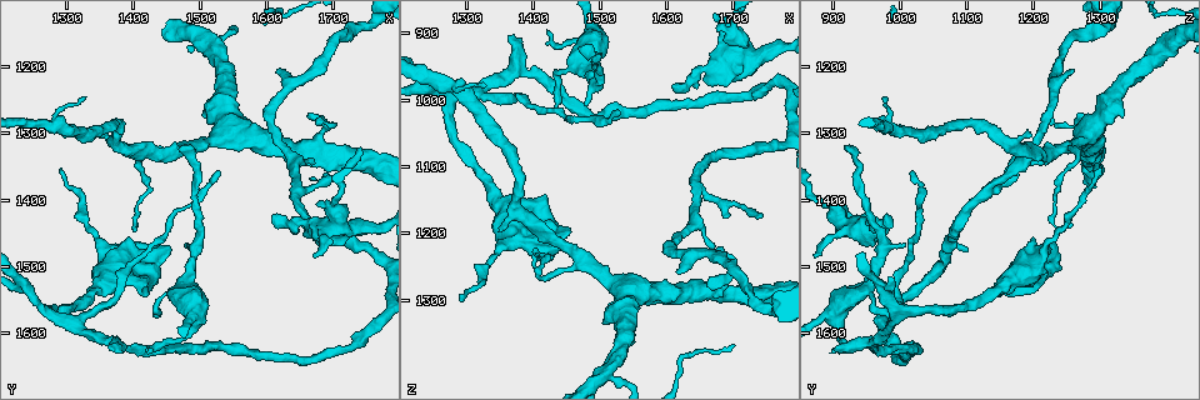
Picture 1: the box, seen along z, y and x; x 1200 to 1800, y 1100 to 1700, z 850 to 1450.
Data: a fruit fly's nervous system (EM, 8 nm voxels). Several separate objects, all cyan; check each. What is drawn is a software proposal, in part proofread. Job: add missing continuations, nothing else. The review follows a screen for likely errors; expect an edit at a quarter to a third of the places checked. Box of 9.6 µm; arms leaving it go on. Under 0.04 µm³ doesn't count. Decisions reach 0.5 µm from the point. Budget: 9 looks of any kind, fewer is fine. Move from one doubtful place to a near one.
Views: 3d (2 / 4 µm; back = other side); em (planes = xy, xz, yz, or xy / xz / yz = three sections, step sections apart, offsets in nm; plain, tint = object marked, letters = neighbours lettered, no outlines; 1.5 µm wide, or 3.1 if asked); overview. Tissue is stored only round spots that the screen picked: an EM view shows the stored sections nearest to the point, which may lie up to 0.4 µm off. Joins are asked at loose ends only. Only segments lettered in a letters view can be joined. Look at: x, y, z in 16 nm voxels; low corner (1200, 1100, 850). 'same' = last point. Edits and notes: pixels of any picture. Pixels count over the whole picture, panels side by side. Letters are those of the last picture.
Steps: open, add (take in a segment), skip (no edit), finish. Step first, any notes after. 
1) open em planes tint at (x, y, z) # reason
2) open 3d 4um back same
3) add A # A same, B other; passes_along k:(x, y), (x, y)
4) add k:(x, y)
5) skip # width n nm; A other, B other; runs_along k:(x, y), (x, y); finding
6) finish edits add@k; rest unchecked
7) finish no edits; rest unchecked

open em planes letters at (1475, 1320, 920) # tapers out

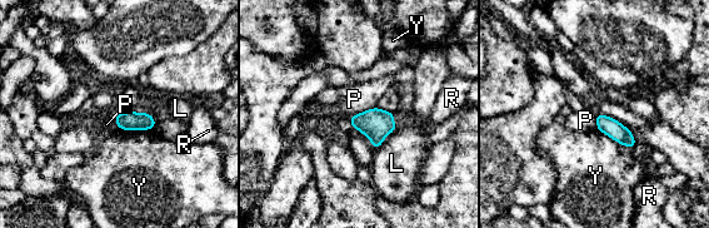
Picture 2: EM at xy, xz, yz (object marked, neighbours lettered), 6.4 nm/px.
skip # width 120 nm; L other, P other, R other, Y other; border 2:(375, 107), (349, 117); no lettered segment goes on from it

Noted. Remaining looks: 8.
open em planes tint at (1370, 1625, 905)

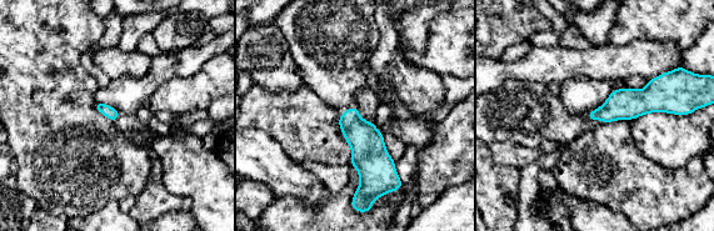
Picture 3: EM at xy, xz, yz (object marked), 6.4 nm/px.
open em planes letters same

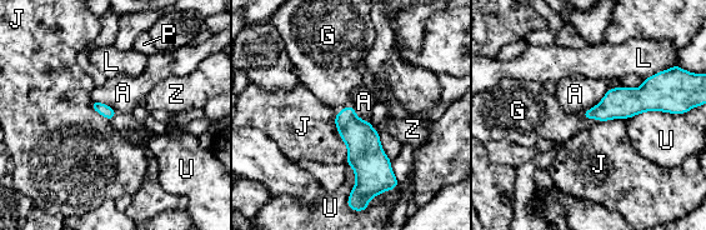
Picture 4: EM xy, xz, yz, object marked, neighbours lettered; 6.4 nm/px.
add G # longest_contact U 340 nm; A other, G same, J other, L other, P other, U other, Z other; passes_along 4:(362, 141), (345, 108), (331, 71); the cell continues

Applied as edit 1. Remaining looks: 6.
open overview

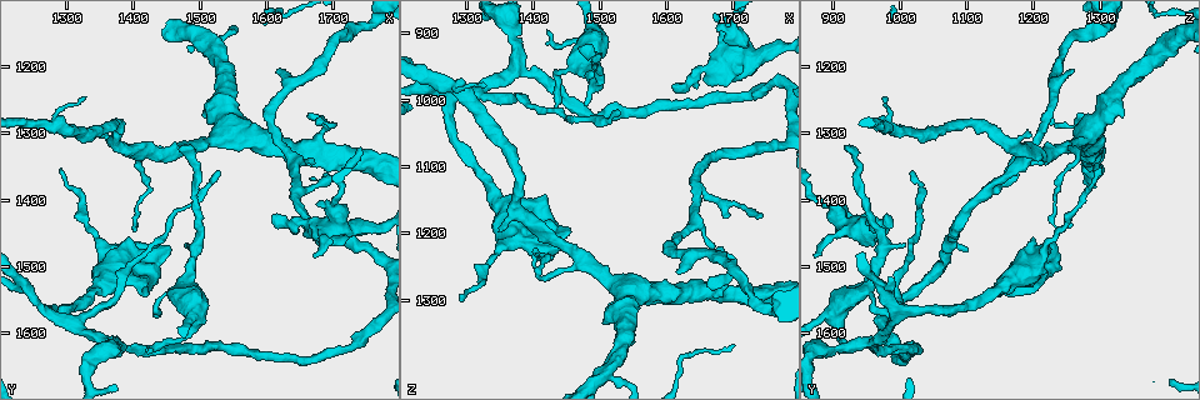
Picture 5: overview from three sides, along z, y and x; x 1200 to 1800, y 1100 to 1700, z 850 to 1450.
open 3d 2um at (1530, 1355, 1015) # free end

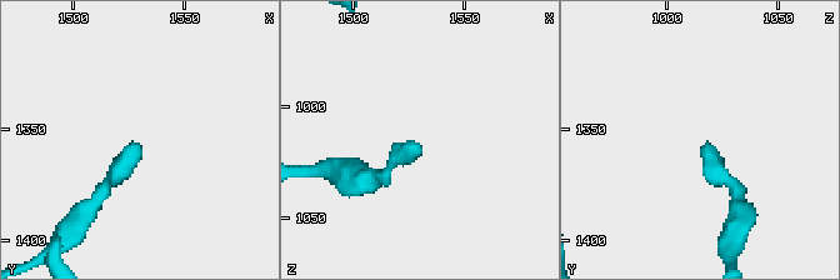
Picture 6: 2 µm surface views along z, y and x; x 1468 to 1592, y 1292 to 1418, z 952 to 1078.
open em xy step 4 tint at (1529, 1357, 1016)

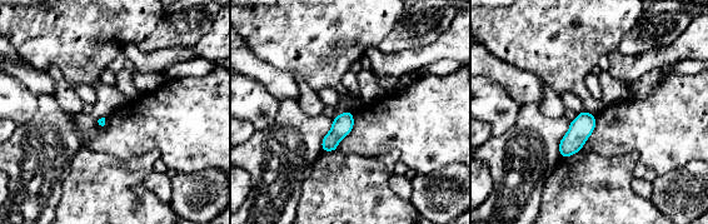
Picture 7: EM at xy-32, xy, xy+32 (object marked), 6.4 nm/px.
open em planes letters same

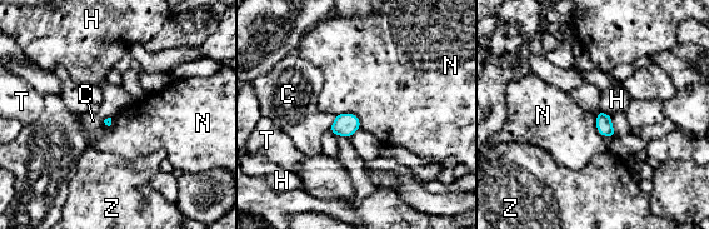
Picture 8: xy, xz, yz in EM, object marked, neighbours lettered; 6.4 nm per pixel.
skip # C other, H other, N other, T other, Z other; border 8:(336, 114), (353, 113), (360, 128); no lettered segment goes on from it

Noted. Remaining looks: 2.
open em planes letters at (1350, 1310, 1200) # free end

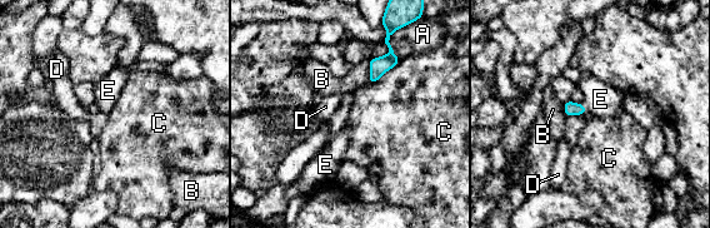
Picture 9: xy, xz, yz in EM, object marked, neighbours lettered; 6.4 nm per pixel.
add E # longest_contact C 260 nm; A other, B other, C other, D other, E same; passes_along 9:(570, 108), (584, 107), (600, 99); the cell continues

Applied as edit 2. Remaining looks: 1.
finish edits add@4, add@9; rest unchecked

